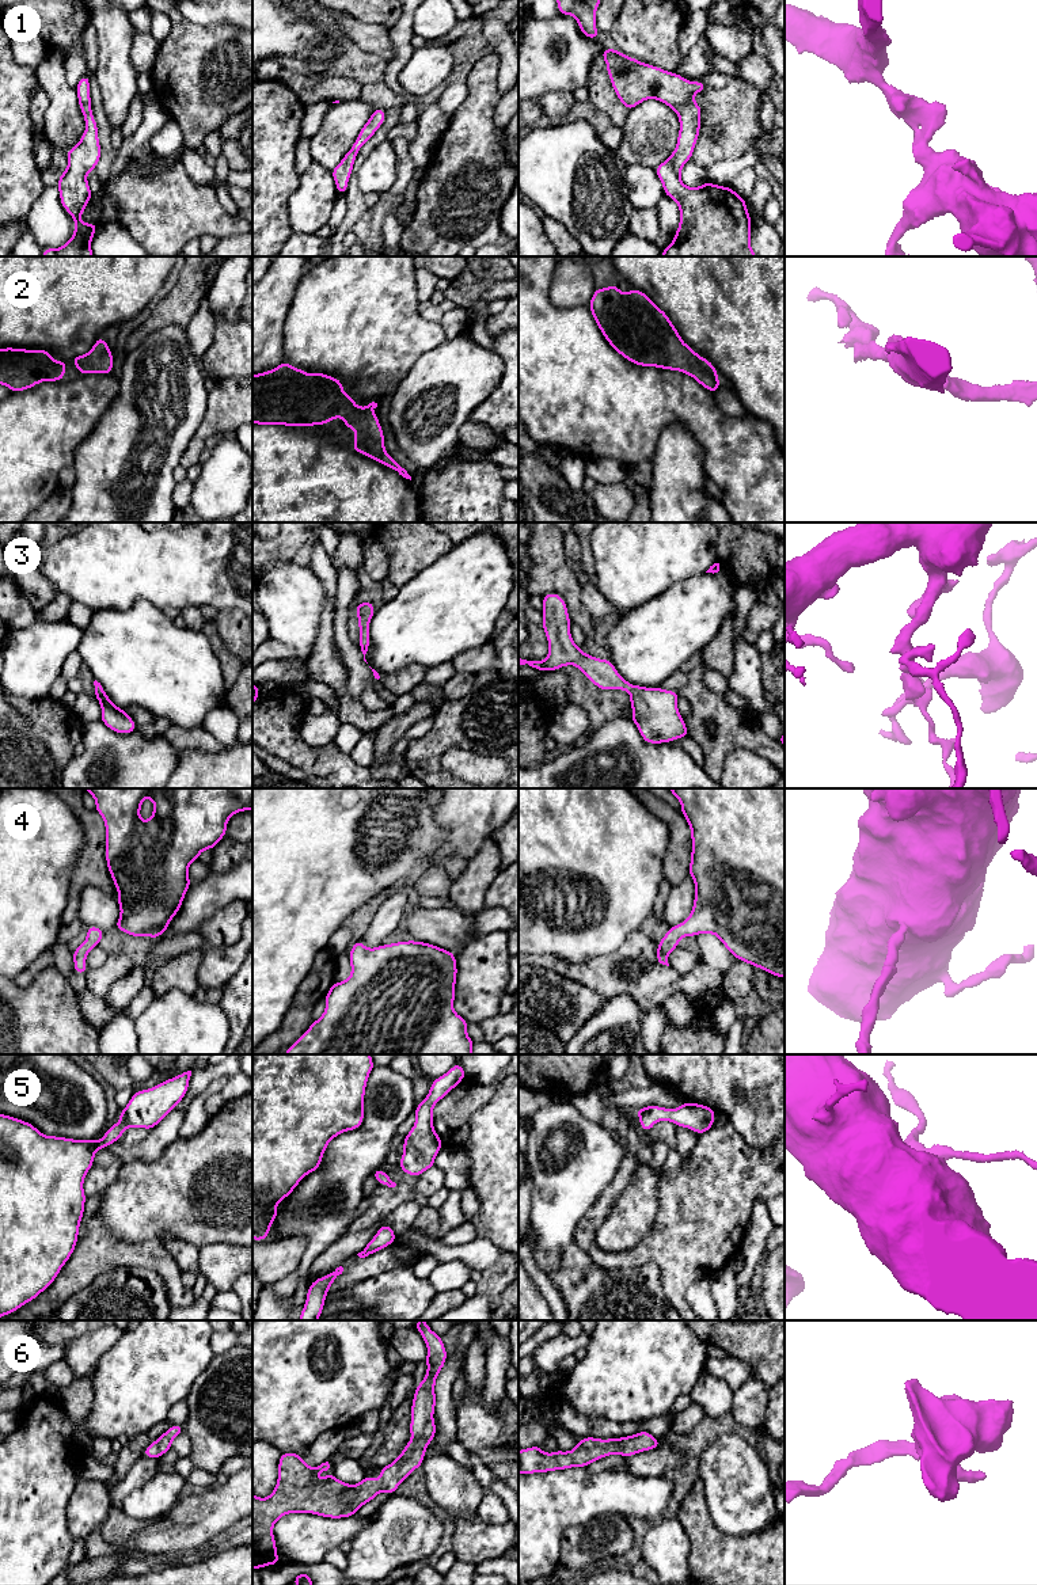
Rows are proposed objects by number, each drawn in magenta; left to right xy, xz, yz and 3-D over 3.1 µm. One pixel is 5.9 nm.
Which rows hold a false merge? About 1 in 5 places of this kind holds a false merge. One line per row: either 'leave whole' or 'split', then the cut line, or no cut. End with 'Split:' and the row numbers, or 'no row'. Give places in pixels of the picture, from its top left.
1: leave whole | no cut
2: leave whole | no cut
3: leave whole | no cut
4: leave whole | no cut
5: leave whole | no cut
6: leave whole | no cut
Split: no row

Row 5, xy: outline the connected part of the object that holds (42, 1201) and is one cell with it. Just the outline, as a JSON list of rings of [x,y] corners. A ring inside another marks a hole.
[[[187,1071],[174,1076],[172,1079],[162,1082],[152,1088],[136,1091],[132,1095],[126,1107],[121,1110],[119,1122],[113,1124],[99,1141],[94,1141],[92,1139],[75,1140],[75,1139],[57,1137],[57,1136],[45,1136],[30,1122],[18,1120],[11,1115],[0,1114],[0,1316],[10,1315],[18,1311],[23,1304],[33,1301],[39,1293],[42,1293],[48,1286],[53,1284],[61,1267],[71,1258],[77,1244],[79,1227],[81,1217],[84,1215],[84,1204],[87,1198],[83,1190],[83,1183],[87,1172],[94,1164],[95,1151],[102,1148],[109,1148],[110,1144],[118,1141],[124,1136],[125,1128],[133,1128],[133,1129],[145,1128],[148,1130],[155,1128],[187,1094],[190,1076],[191,1076],[191,1071]]]

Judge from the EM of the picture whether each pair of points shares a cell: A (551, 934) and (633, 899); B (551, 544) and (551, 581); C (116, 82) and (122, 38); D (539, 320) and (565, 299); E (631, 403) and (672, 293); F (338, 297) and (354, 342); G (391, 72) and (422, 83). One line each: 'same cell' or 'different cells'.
A: same cell
B: same cell
C: same cell
D: different cells
E: different cells
F: same cell
G: different cells

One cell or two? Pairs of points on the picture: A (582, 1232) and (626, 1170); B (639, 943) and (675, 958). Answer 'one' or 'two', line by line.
A: one
B: two

